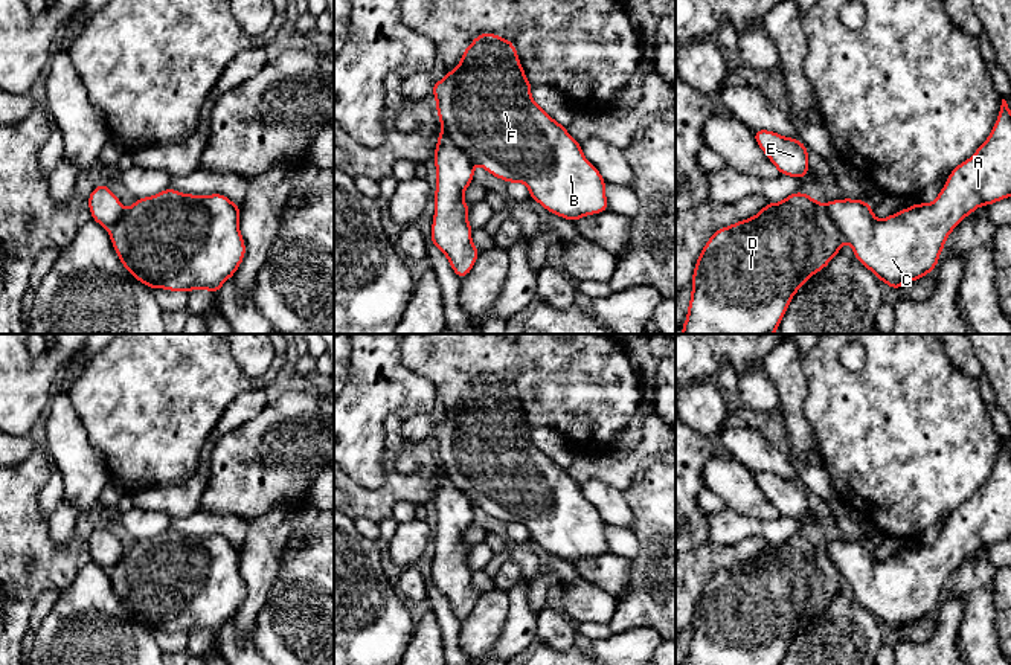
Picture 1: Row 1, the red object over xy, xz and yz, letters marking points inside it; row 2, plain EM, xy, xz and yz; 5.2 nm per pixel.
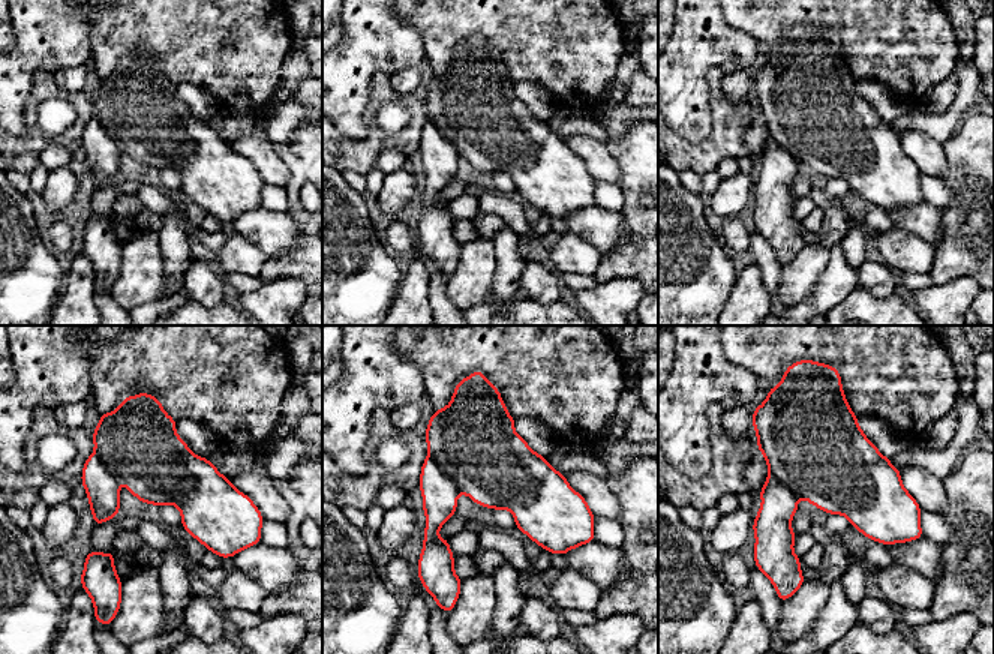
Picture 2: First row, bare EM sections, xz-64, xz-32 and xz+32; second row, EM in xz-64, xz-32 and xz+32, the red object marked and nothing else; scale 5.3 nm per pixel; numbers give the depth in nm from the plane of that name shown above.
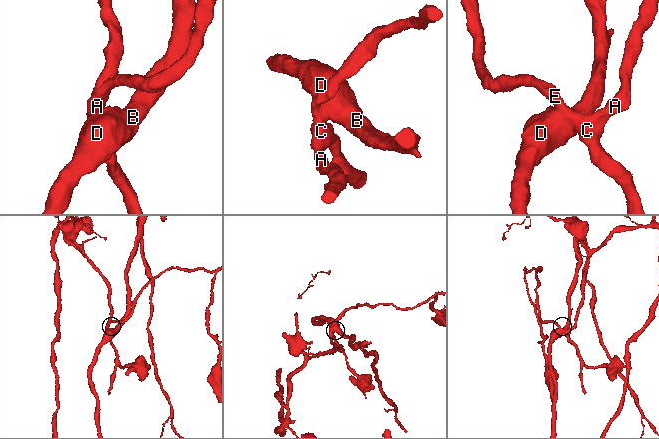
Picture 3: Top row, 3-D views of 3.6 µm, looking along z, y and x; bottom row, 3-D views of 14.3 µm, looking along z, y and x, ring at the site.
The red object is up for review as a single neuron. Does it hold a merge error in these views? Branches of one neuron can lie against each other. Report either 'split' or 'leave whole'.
leave whole

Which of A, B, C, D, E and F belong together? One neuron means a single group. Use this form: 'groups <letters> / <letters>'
groups A B C D E F

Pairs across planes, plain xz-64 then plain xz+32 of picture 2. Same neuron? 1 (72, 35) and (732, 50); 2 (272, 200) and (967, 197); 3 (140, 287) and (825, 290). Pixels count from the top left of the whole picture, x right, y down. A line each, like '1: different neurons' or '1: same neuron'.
1: same neuron
2: different neurons
3: different neurons

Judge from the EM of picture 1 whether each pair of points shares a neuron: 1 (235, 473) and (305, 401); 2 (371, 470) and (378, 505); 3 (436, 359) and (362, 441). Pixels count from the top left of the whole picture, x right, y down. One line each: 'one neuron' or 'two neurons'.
1: one neuron
2: two neurons
3: two neurons

